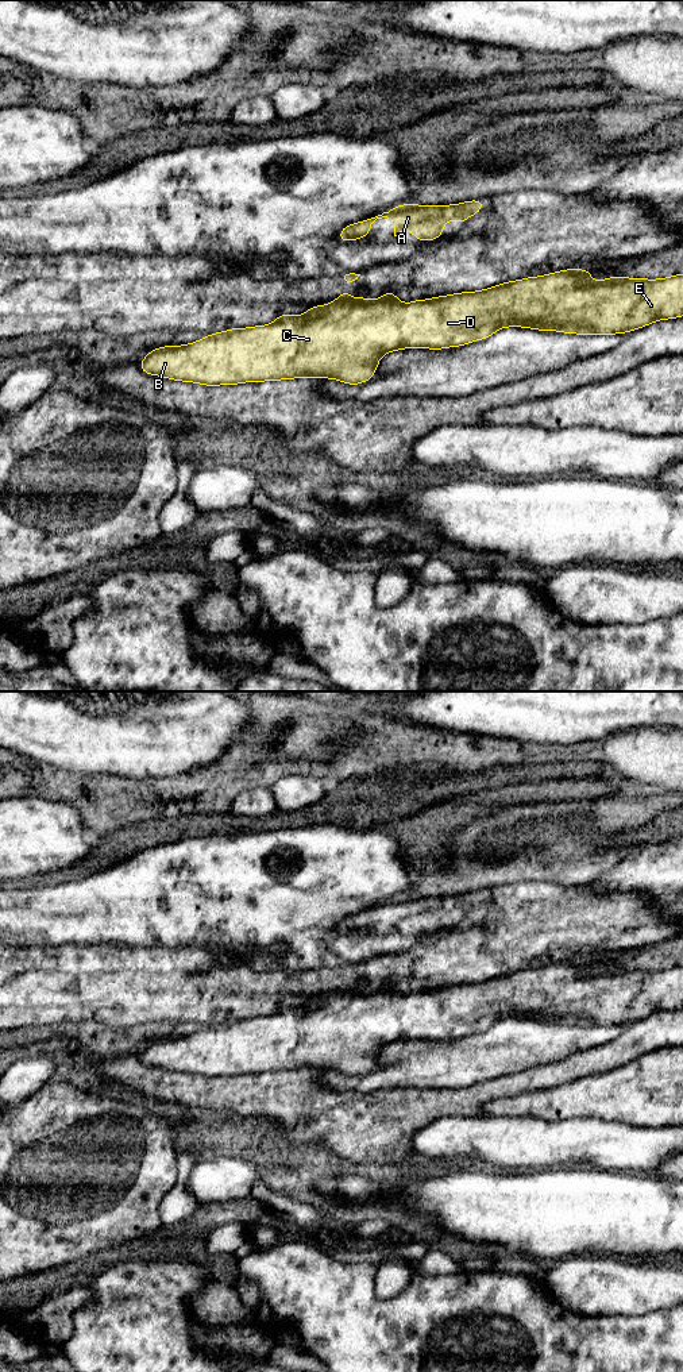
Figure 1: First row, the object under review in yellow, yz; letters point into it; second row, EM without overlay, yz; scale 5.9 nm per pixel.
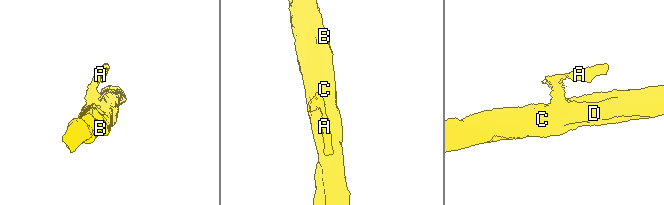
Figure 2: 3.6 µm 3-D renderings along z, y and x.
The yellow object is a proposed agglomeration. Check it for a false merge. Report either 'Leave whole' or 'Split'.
Split

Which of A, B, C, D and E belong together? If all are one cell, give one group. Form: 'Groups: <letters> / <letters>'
Groups: A / B C D E

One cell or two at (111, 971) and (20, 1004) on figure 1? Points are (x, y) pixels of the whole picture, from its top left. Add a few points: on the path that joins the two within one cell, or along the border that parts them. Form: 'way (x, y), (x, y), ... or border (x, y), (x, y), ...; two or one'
way (88, 985), (43, 986); one

